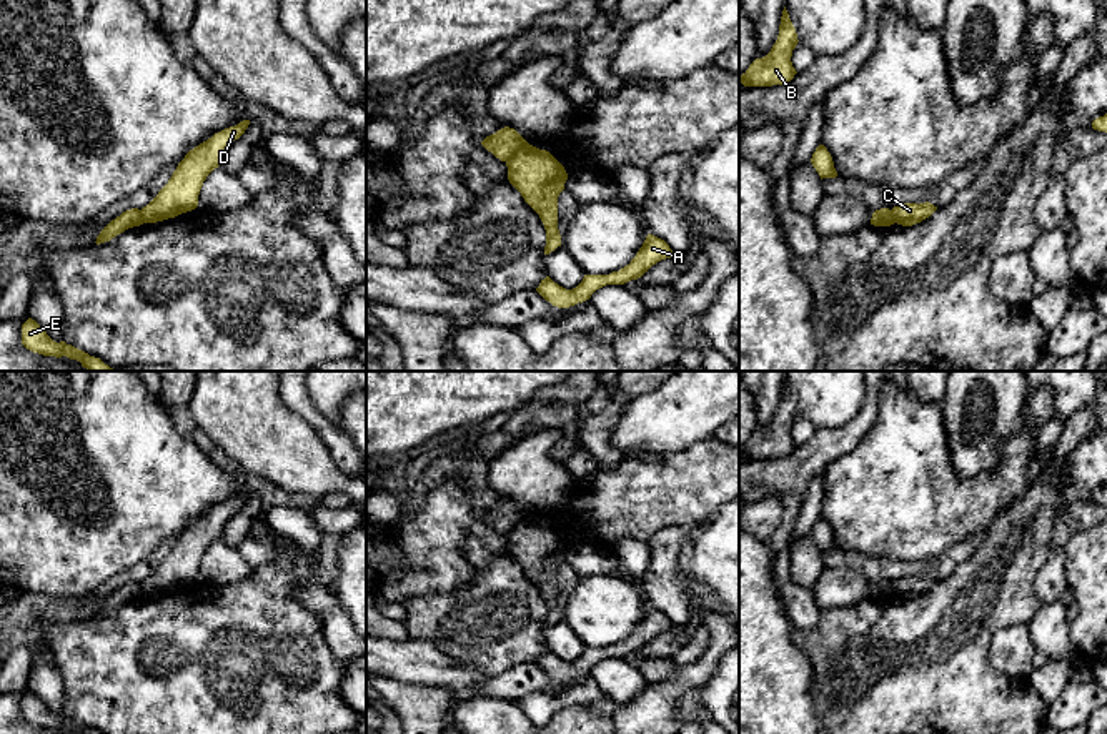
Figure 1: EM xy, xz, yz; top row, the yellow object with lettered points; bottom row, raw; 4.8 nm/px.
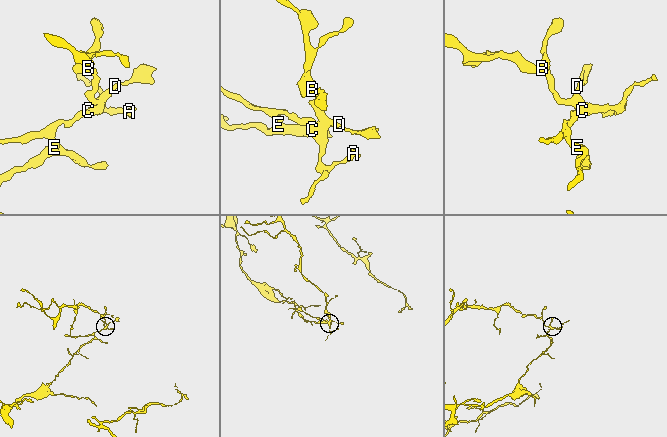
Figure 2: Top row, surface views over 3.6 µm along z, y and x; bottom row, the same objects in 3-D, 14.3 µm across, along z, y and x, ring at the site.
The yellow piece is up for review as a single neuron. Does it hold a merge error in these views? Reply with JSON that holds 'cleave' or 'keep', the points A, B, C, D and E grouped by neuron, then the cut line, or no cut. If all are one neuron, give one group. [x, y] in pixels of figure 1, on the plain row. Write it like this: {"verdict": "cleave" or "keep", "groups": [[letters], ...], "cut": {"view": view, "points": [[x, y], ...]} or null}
{"verdict": "cleave", "groups": [["A", "B", "C", "D"], ["E"]], "cut": {"view": "xz", "points": [[530, 518], [518, 523], [506, 535]]}}

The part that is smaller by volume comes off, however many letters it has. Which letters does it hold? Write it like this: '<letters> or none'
A, B, C, D

